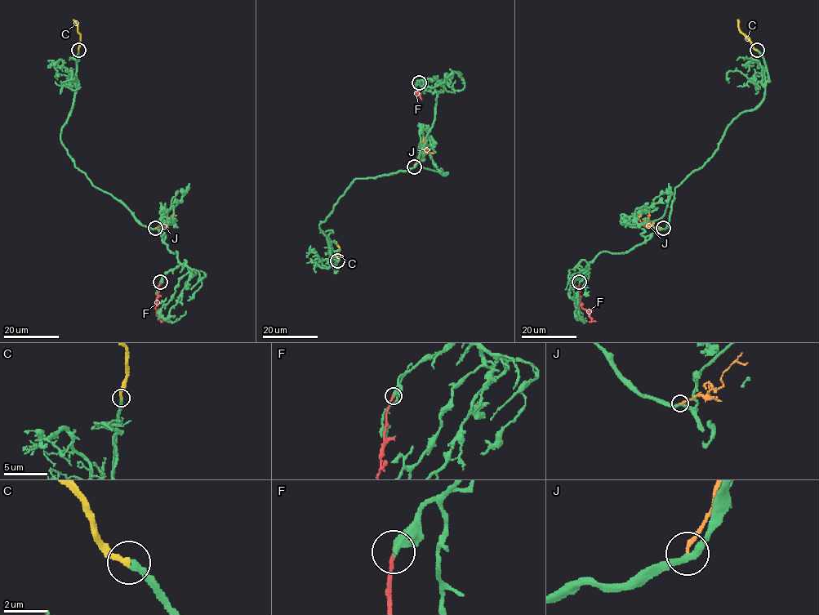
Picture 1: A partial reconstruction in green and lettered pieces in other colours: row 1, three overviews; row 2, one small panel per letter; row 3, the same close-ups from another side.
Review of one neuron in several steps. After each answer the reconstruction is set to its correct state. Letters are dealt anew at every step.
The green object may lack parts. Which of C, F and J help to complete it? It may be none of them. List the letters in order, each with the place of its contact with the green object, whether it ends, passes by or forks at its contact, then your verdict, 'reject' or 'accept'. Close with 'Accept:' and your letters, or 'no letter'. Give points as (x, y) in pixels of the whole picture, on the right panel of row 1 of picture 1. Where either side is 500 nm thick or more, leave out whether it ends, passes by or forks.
C: contact (757, 50); it ends; accept
F: contact (579, 282); it ends; accept
J: contact (663, 228); it ends; reject
Accept: C, F

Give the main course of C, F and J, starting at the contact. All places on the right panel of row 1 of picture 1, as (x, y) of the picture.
C: (756, 50), (739, 29), (737, 20)
F: (580, 282), (580, 306), (593, 321), (596, 321)
J: (663, 228), (647, 225), (650, 215), (647, 215)

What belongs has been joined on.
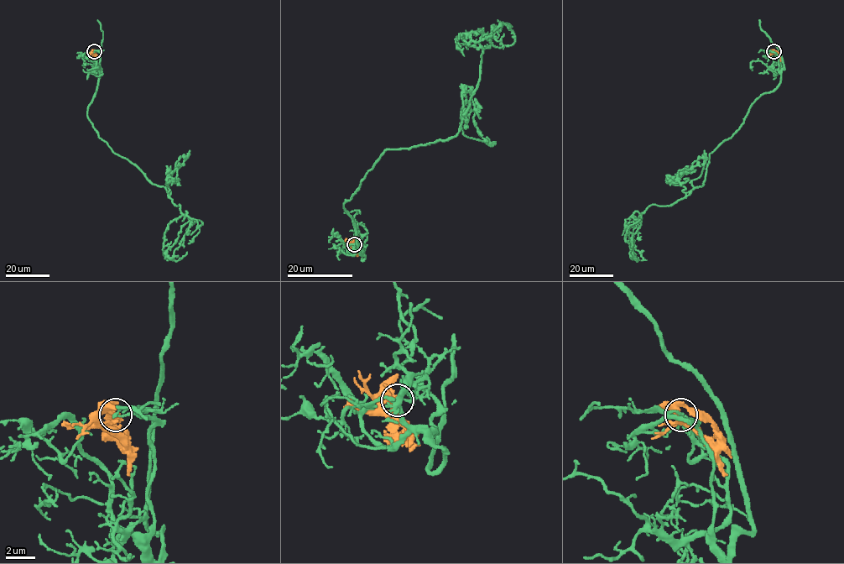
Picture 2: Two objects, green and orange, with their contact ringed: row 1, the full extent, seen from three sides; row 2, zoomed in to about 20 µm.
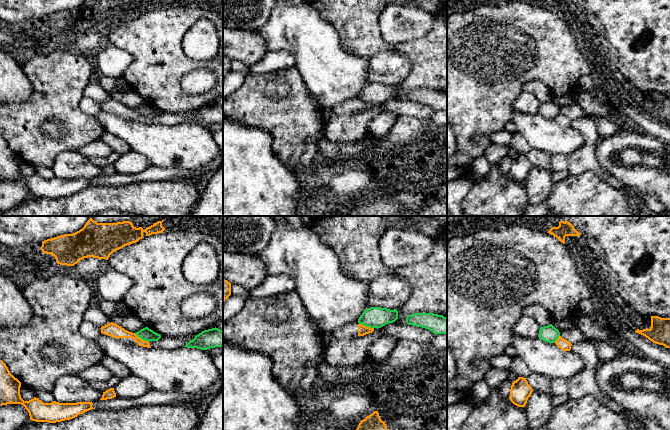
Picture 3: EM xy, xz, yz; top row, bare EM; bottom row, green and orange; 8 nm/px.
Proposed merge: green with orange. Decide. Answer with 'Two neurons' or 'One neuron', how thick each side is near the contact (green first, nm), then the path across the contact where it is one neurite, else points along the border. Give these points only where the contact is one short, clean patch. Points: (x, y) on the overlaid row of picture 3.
Two neurons. Thickness 180 nm (green) against 80 nm

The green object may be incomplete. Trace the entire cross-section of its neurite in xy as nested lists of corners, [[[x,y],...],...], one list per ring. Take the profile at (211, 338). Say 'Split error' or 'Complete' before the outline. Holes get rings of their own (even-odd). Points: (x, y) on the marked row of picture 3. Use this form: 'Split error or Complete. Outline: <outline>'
Complete. Outline: [[[218,328],[204,330],[184,347],[207,350],[215,347],[223,347],[223,331]]]

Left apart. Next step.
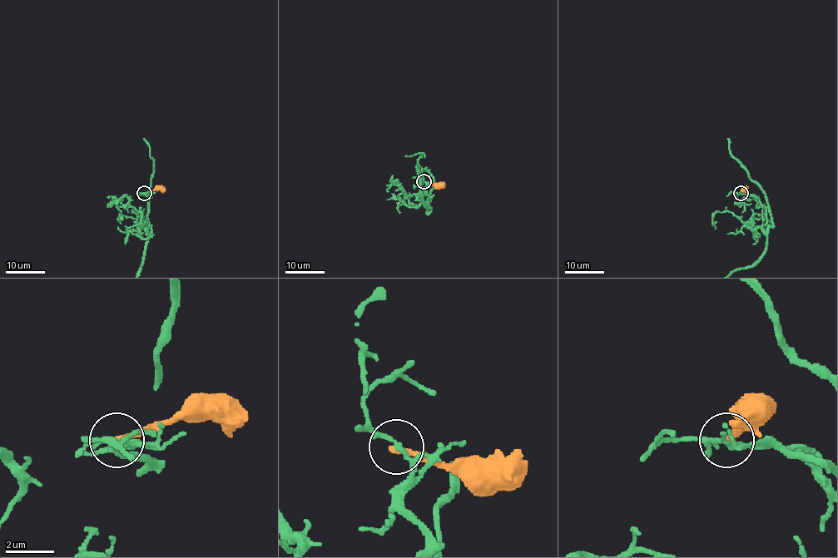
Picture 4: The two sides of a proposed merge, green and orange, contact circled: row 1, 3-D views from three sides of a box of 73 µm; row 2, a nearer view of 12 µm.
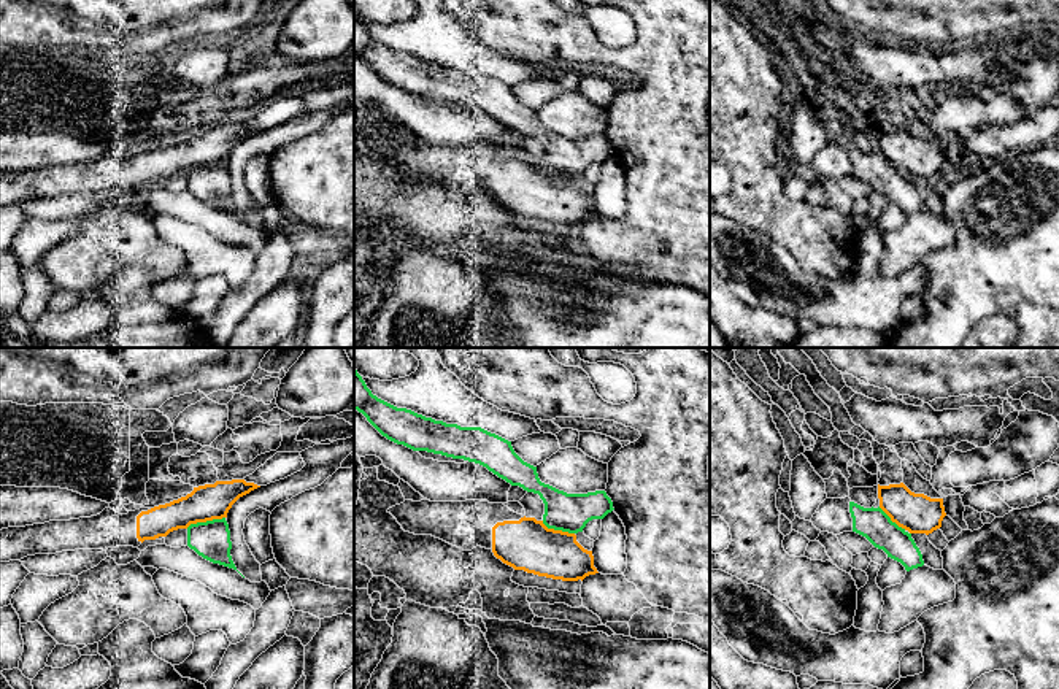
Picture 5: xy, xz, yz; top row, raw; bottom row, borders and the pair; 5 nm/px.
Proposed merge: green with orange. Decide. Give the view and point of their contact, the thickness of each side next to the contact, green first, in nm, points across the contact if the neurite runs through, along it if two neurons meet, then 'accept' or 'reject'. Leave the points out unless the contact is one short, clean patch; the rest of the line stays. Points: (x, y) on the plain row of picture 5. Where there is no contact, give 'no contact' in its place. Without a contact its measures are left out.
xy (207, 165) | 190/180 nm | along xy (224, 161), (191, 167), (186, 172) | reject

